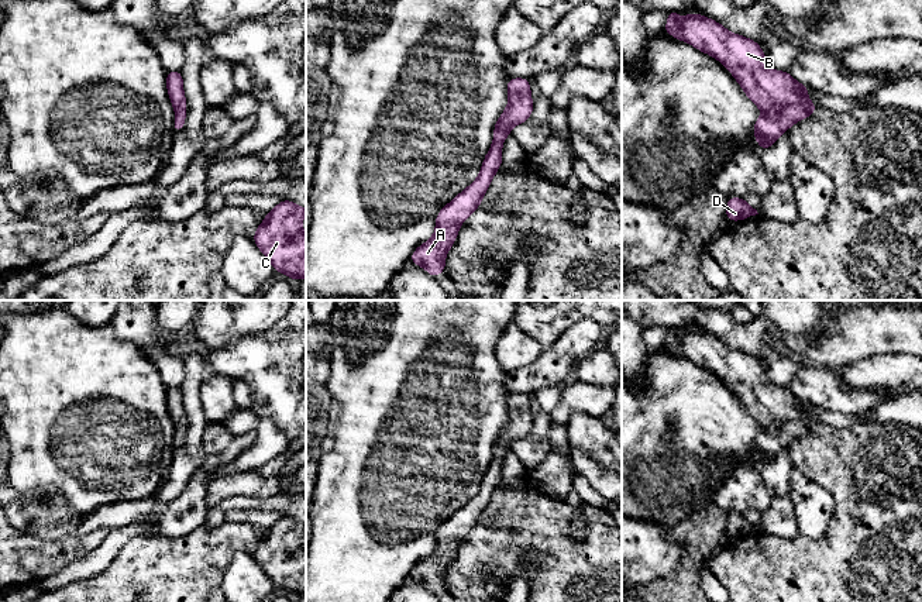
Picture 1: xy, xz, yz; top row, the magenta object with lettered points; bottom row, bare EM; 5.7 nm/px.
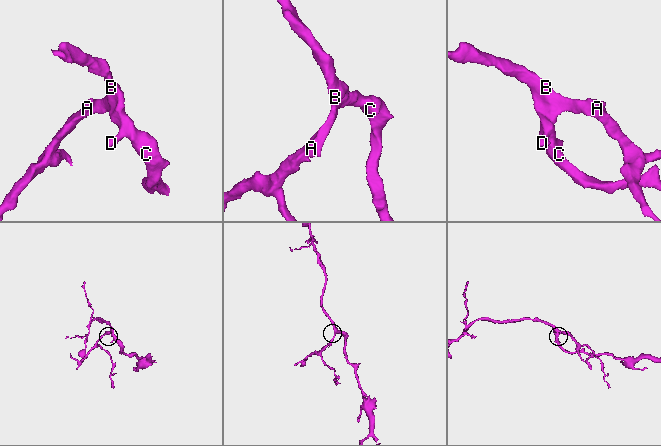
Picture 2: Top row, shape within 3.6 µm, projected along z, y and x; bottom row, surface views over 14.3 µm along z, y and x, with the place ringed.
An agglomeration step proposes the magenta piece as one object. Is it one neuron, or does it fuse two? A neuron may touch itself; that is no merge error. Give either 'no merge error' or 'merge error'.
no merge error

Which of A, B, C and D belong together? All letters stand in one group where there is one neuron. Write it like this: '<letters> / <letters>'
A B C D

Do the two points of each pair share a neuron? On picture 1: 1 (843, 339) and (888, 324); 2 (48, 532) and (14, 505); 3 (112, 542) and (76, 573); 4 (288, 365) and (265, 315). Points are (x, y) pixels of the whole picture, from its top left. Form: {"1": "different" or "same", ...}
{"1": "same", "2": "same", "3": "same", "4": "different"}

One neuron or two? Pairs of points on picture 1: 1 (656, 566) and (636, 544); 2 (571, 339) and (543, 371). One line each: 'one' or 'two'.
1: one
2: one

